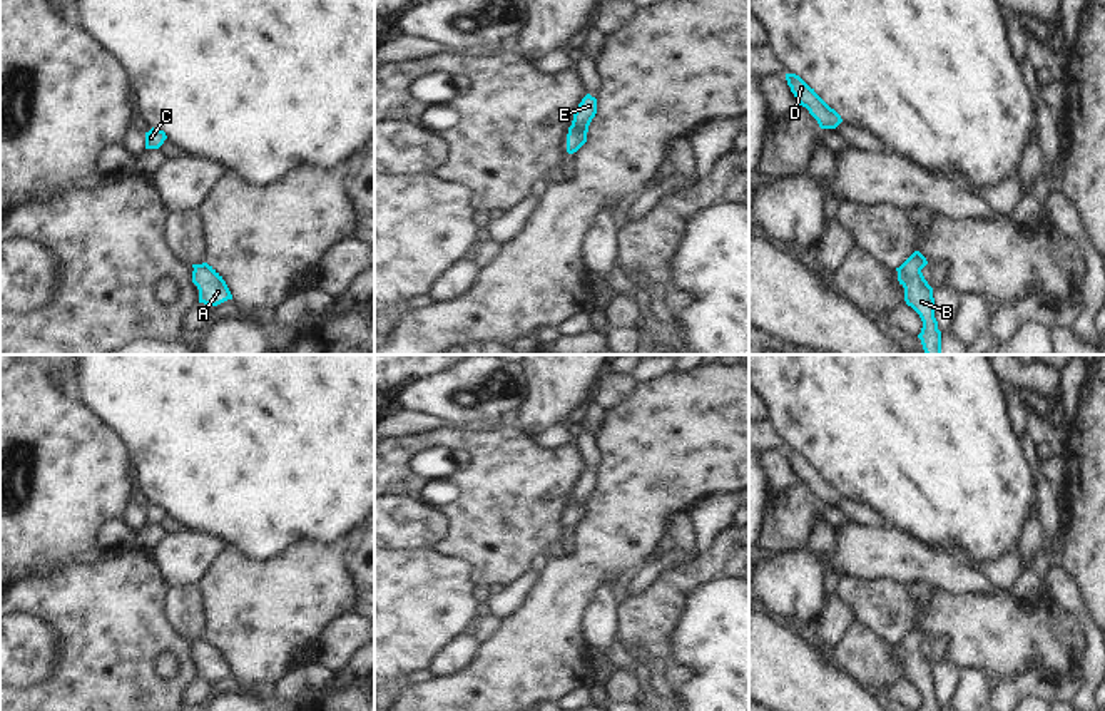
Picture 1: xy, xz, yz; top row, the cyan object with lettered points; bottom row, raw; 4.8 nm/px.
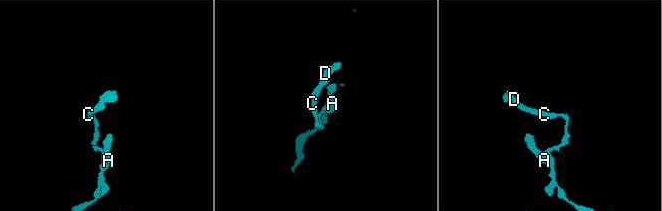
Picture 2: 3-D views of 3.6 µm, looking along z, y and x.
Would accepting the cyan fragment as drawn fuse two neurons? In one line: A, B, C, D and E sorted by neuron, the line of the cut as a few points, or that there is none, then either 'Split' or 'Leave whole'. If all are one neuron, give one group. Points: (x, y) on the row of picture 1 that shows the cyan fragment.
Groups: A B C D E. No split. Leave whole.

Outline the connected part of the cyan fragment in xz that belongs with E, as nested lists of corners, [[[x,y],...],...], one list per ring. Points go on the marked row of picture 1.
[[[587,94],[578,104],[567,134],[567,152],[577,152],[587,142],[587,132],[597,114],[597,99]]]

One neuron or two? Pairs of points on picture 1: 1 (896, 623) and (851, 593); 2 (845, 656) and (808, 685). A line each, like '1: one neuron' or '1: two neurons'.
1: one neuron
2: two neurons

